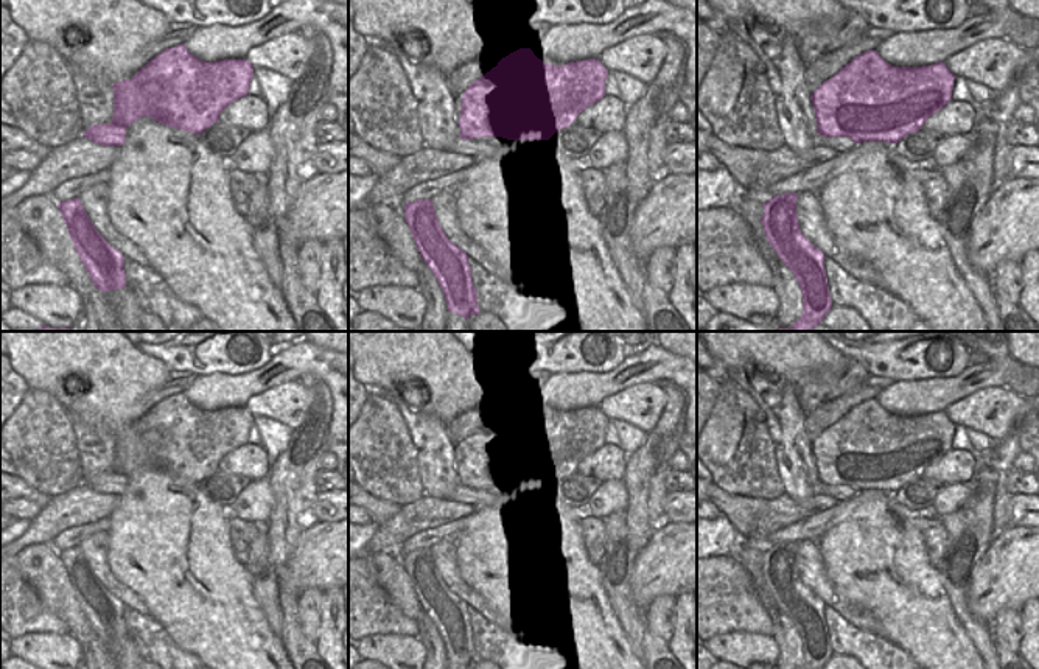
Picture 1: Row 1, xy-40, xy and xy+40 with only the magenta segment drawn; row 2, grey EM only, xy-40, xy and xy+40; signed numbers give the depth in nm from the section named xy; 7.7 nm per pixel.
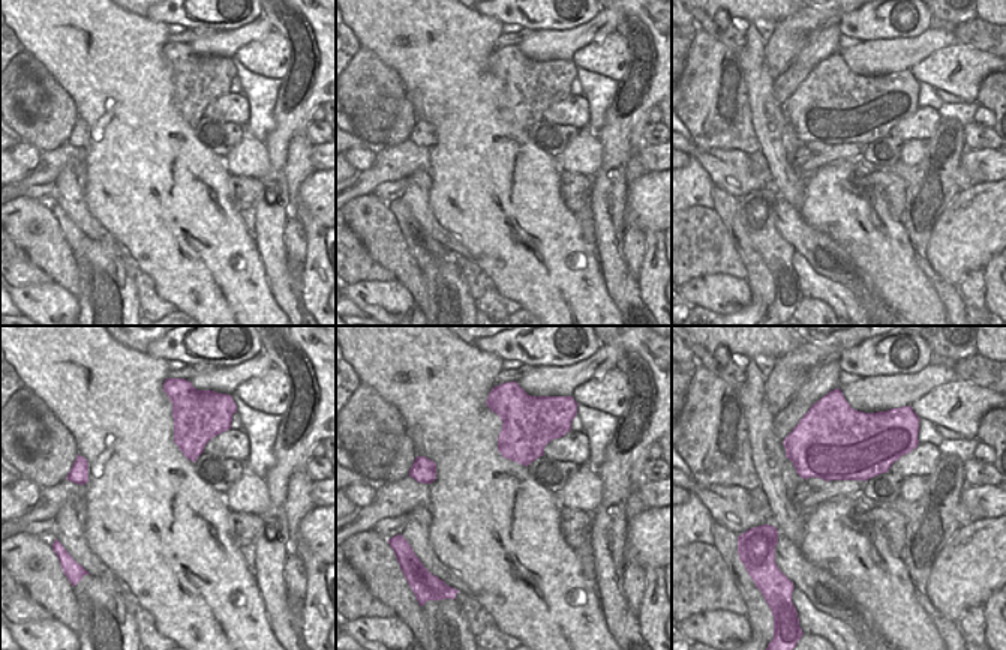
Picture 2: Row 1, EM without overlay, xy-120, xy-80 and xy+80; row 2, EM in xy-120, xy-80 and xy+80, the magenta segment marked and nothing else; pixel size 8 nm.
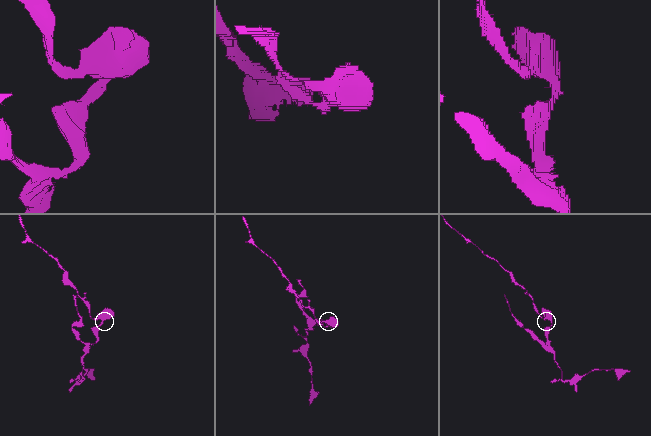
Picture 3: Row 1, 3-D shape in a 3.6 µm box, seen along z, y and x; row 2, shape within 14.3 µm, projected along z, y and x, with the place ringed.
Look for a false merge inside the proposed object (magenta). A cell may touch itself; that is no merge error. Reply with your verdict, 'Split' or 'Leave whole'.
Split.

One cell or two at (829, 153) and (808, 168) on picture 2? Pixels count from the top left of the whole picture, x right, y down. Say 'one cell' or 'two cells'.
two cells

